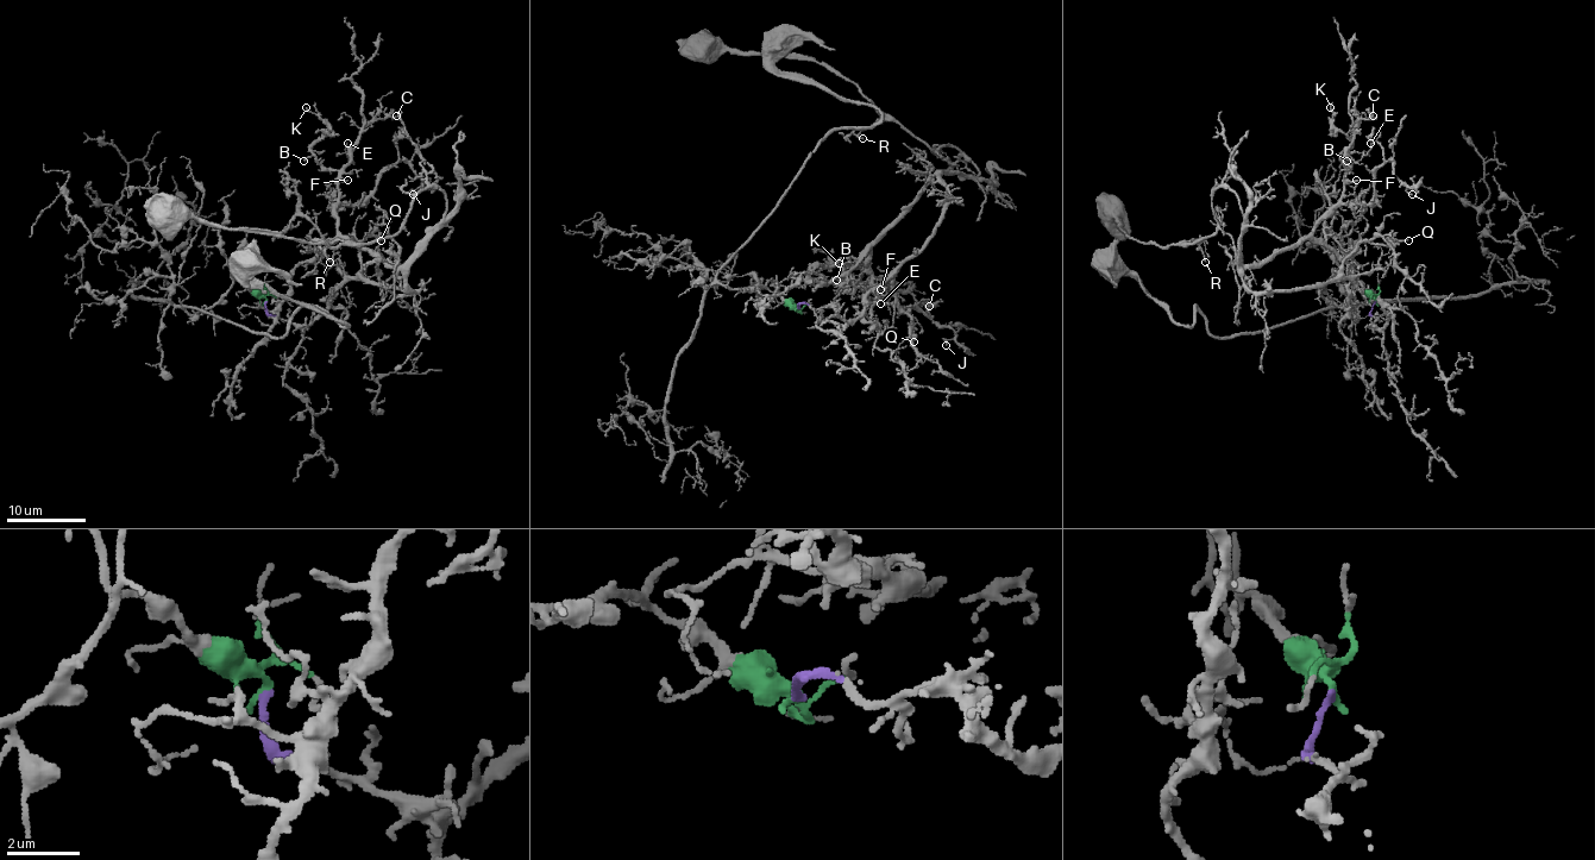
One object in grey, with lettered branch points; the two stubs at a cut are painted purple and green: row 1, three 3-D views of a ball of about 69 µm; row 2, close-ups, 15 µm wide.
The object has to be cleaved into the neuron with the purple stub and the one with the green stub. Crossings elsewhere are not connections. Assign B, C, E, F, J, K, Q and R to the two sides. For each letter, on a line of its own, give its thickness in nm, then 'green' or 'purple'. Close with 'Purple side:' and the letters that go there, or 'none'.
B: 160 nm thick; purple
C: 220 nm thick; purple
E: 120 nm thick; purple
F: 160 nm thick; purple
J: 150 nm thick; purple
K: 160 nm thick; purple
Q: 130 nm thick; purple
R: 160 nm thick; purple
Purple side: B, C, E, F, J, K, Q, R

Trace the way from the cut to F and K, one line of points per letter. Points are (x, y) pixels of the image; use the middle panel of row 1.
F: (798, 308), (855, 320), (931, 233), (941, 184), (871, 245), (880, 290)
K: (798, 308), (855, 320), (946, 188), (871, 245), (868, 281), (839, 263)

